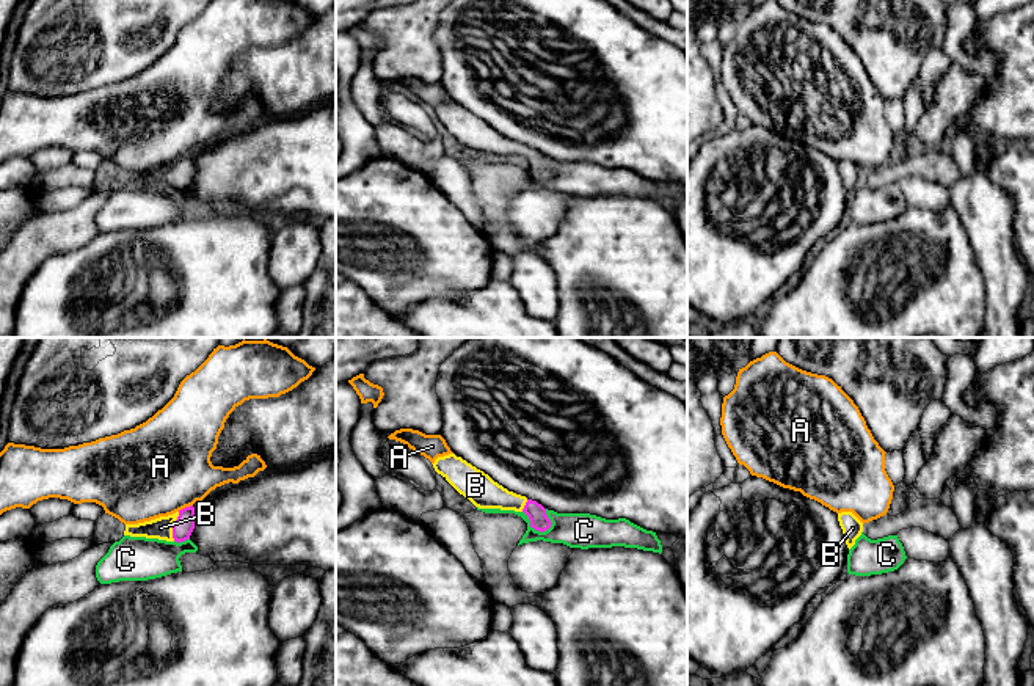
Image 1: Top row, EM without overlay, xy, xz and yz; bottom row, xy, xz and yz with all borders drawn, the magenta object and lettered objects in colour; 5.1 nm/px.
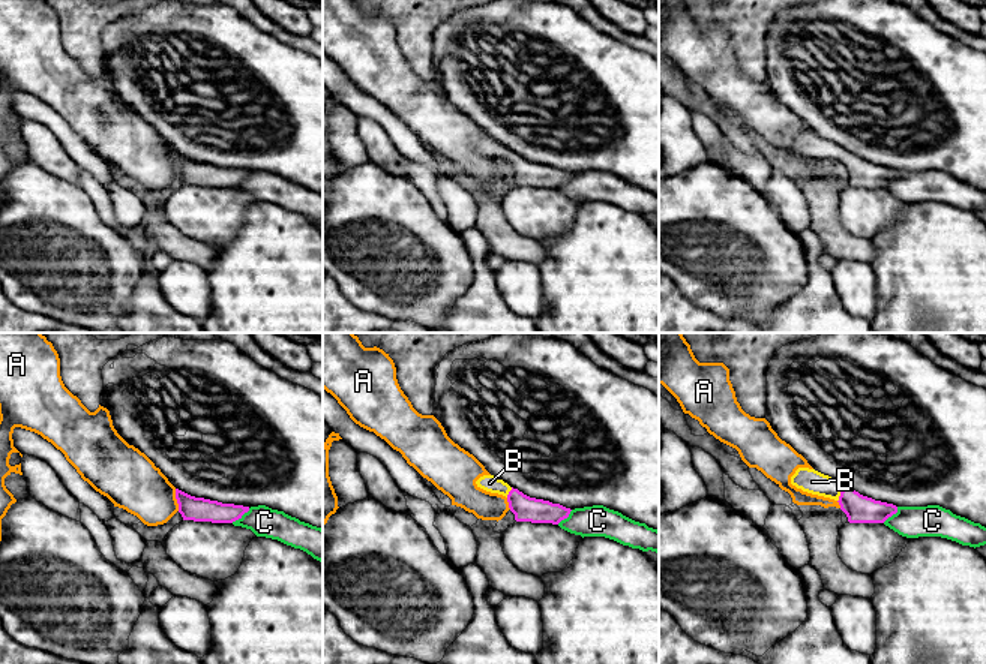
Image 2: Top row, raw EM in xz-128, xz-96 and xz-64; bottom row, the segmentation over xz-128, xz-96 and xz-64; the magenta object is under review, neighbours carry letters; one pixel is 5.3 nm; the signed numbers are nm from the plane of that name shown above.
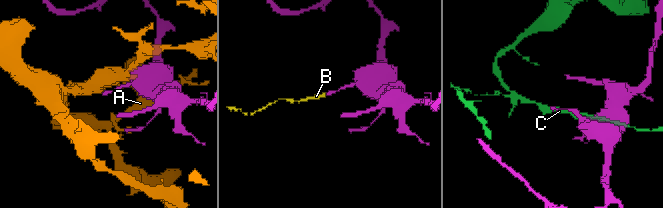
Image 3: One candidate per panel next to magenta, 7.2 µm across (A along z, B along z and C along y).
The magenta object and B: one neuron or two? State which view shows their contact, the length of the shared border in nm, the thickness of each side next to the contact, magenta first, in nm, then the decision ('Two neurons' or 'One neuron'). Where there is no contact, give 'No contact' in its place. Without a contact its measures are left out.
Touches magenta in xy. Shared border 160 nm. Thickness 110 nm (magenta) against 110 nm. One neuron

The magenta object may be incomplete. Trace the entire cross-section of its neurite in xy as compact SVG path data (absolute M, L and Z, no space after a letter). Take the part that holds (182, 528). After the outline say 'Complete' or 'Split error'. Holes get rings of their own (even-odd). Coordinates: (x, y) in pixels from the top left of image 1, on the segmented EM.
M185 507L173 515L160 516L138 524L126 524L124 535L185 542L195 529L195 507Z. Split error

